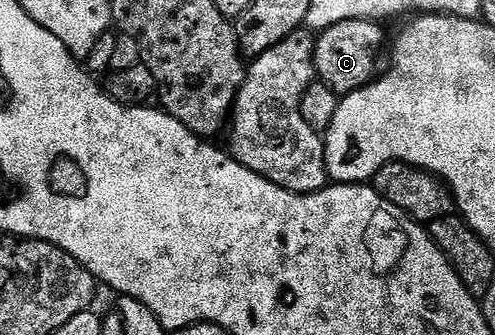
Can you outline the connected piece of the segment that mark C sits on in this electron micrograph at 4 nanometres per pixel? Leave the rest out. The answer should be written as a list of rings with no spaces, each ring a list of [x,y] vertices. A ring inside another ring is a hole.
[[[376,20],[344,21],[320,30],[313,42],[313,67],[316,76],[331,91],[338,95],[353,93],[363,89],[378,76],[377,60],[381,57],[381,48],[386,48],[387,37],[377,25]]]

